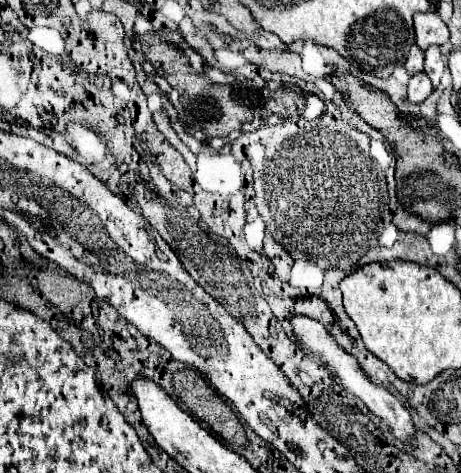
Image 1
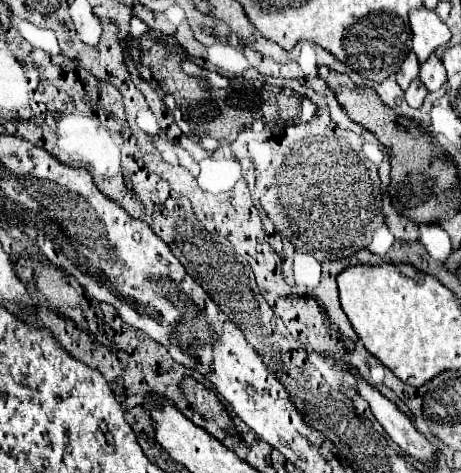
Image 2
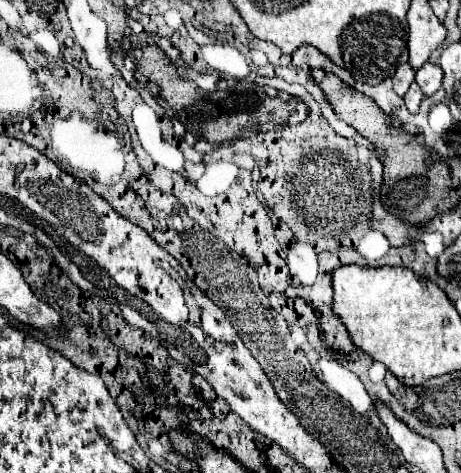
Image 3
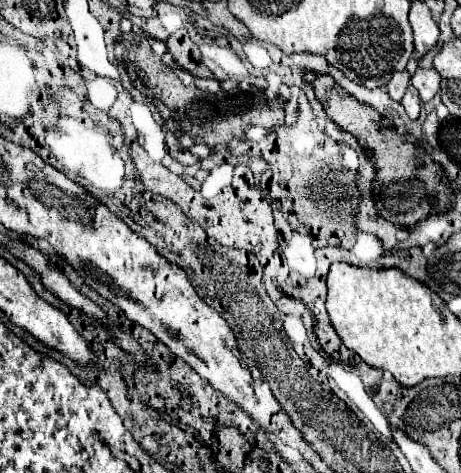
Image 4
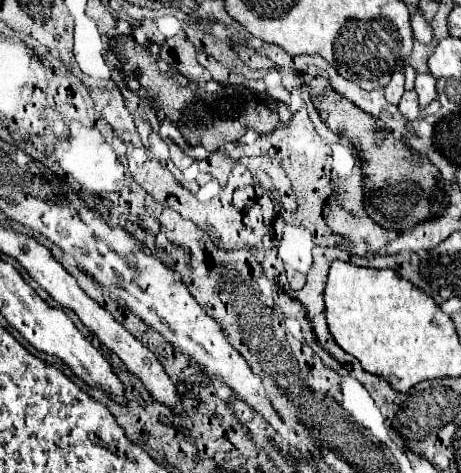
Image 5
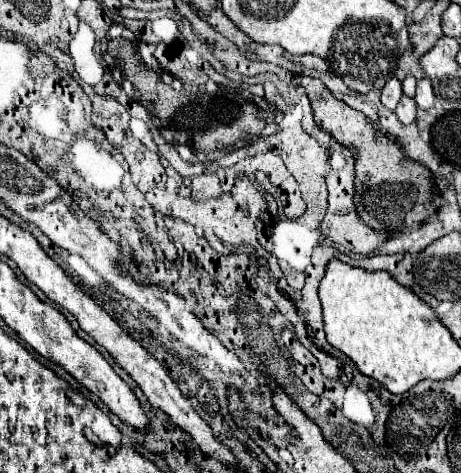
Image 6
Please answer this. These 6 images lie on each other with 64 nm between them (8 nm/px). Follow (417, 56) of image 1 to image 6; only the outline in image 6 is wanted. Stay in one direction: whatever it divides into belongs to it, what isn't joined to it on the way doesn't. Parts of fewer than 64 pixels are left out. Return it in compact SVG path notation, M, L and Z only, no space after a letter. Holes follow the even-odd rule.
M396 78L388 80L386 86L384 86L382 92L380 92L382 104L384 104L388 110L394 110L396 104L400 102L400 98L402 98L402 86L400 86L400 82L398 82Z

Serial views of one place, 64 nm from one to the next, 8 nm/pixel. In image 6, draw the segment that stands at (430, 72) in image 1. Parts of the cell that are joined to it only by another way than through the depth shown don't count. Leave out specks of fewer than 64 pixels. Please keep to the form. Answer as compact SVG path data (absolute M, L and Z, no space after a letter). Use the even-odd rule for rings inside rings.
M420 80L416 86L416 104L418 108L430 110L434 104L434 92L432 92L432 84L428 84L428 80Z

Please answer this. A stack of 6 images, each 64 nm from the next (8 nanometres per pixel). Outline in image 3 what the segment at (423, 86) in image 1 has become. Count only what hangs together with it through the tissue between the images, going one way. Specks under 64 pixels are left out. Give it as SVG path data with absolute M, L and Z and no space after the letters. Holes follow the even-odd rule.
M412 84L412 86L408 88L408 92L404 94L404 102L406 102L406 108L408 108L410 114L416 114L416 112L418 112L422 98L424 98L424 94L420 92L420 88L418 88L416 84Z

